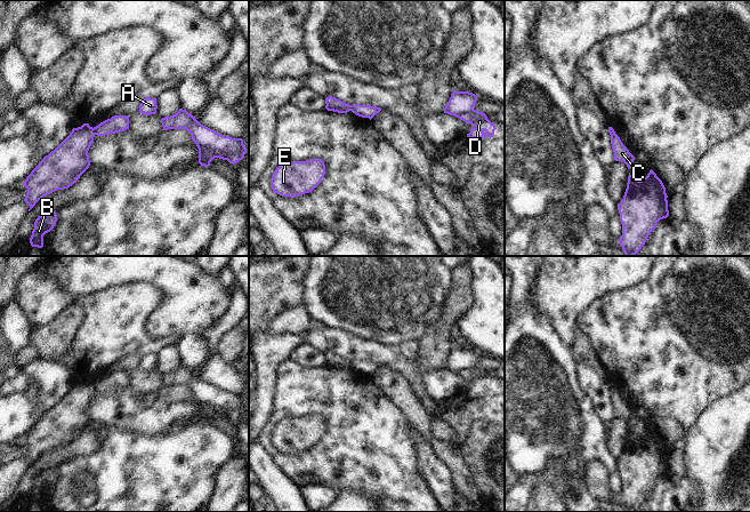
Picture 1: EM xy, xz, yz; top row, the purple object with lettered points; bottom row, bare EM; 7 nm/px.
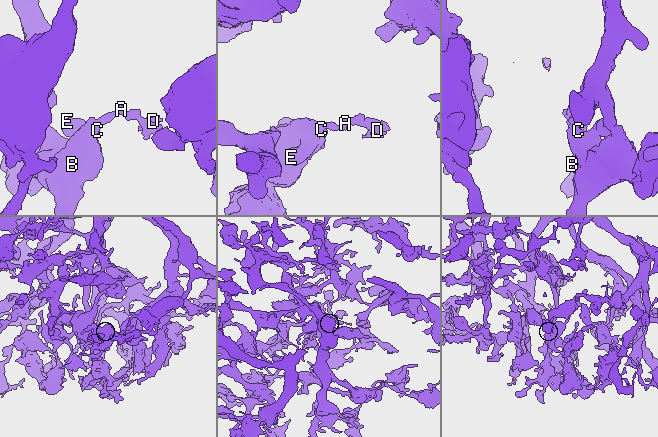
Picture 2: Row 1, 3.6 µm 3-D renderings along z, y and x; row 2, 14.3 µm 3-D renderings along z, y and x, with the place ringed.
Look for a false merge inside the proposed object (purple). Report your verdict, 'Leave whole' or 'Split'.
Split

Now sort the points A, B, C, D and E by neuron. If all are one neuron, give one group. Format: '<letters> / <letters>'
A D / B C E

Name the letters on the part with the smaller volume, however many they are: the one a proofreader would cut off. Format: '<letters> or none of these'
A, D

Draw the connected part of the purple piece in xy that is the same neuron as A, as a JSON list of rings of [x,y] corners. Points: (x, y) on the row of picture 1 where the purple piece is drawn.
[[[146,97],[139,104],[139,112],[142,114],[155,114],[156,113],[156,98]]]

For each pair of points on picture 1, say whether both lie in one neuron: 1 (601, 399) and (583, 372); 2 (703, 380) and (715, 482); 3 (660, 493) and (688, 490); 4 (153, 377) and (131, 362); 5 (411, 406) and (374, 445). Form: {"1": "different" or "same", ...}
{"1": "same", "2": "different", "3": "same", "4": "same", "5": "different"}

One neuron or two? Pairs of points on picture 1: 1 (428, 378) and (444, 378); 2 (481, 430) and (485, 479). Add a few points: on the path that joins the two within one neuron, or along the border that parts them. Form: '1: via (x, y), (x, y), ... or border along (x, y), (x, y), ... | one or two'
1: via (432, 378), (441, 378) | one
2: via (482, 442), (482, 455), (485, 466) | one

